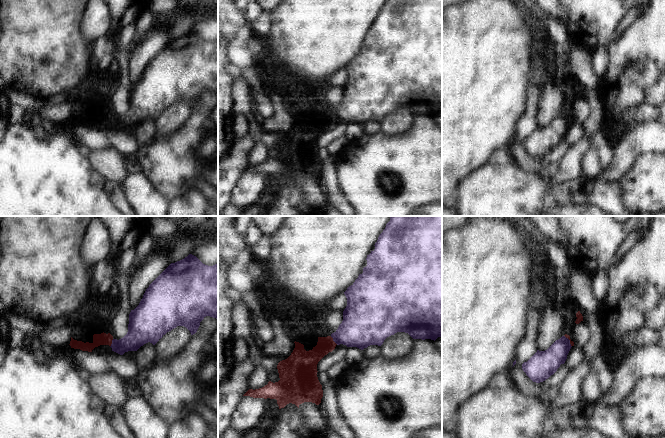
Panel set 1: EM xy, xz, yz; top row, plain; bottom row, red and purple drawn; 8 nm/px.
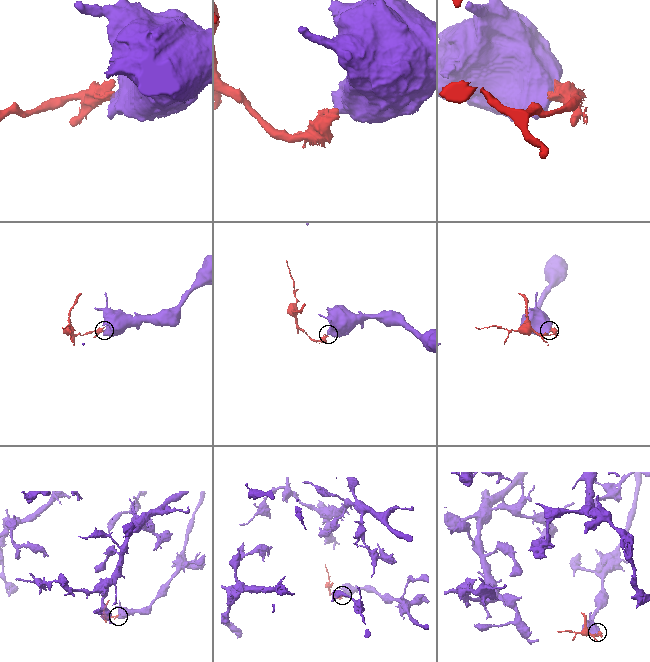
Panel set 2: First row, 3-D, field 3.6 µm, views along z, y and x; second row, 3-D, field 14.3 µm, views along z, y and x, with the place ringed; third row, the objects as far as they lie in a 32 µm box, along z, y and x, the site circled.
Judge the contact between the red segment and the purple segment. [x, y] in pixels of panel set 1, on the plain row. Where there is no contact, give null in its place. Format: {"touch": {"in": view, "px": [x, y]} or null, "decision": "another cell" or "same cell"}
{"touch": {"in": "xz", "px": [332, 116]}, "decision": "another cell"}

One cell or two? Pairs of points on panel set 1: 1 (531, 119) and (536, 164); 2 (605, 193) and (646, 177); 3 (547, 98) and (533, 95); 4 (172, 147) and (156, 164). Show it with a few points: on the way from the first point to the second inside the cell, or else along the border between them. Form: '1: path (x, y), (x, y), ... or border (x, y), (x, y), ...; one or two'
1: path (523, 131), (519, 137), (519, 151), (524, 156); one
2: border (619, 181), (623, 188), (623, 203), (625, 205); two
3: border (539, 88), (539, 111), (536, 119); two
4: path (169, 151), (160, 160); one

